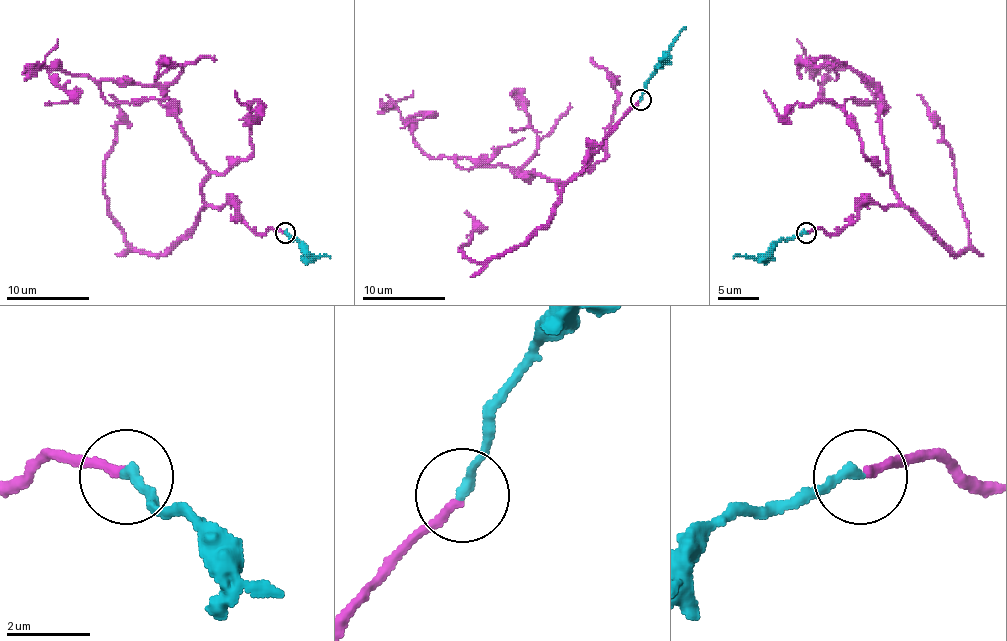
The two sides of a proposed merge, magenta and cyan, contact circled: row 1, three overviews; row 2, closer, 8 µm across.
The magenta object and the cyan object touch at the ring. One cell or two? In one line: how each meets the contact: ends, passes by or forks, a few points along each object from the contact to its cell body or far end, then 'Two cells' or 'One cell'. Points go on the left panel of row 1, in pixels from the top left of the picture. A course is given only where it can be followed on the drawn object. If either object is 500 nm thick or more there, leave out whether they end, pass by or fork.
At the ring magenta ends. At the ring cyan ends. Course of magenta: (284, 233), (255, 233), (231, 204), (204, 202), (208, 167), (161, 91), (55, 68), (70, 99), (45, 105). Course of cyan: (284, 233), (311, 258), (330, 258). One cell

